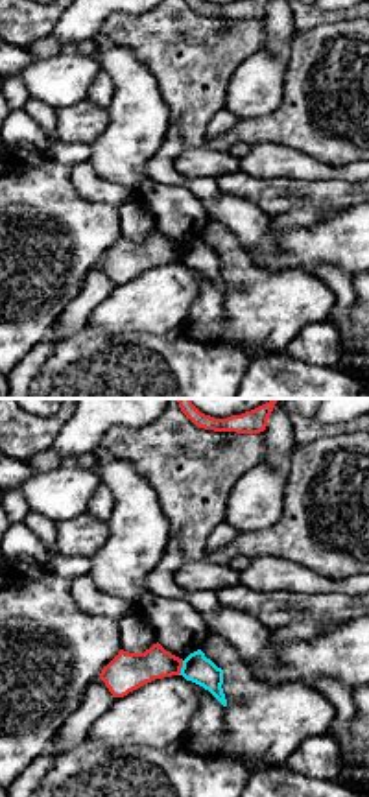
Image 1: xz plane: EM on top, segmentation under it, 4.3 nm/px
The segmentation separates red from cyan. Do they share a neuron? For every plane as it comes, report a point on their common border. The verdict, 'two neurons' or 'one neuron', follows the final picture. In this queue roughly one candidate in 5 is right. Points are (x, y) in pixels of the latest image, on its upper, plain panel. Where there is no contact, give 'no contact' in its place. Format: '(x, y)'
(181, 253)

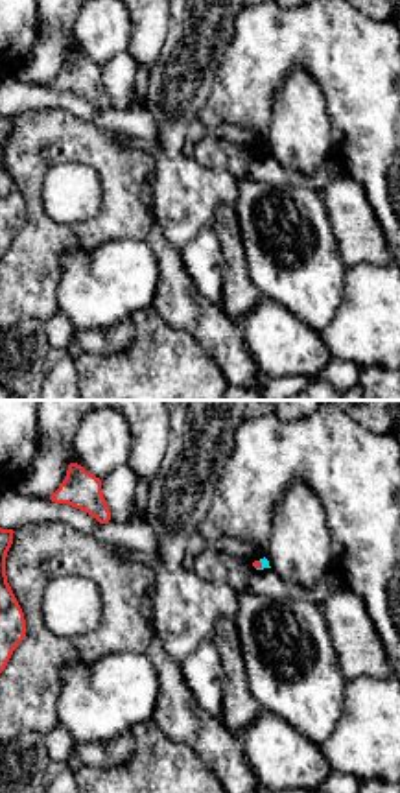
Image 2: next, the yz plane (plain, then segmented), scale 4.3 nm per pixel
(260, 152)

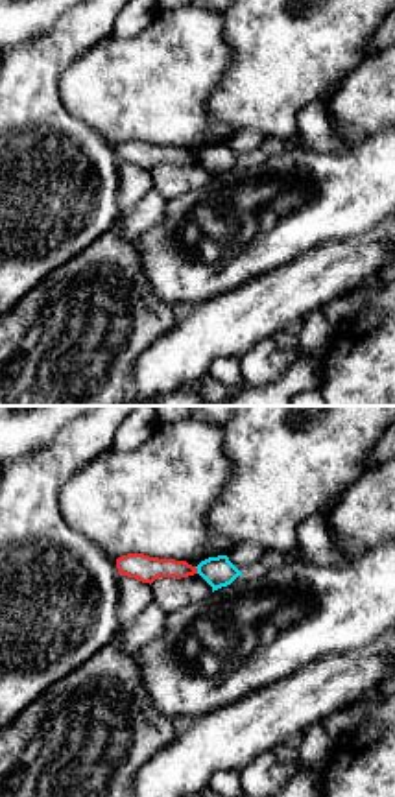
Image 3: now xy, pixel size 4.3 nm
(196, 157)

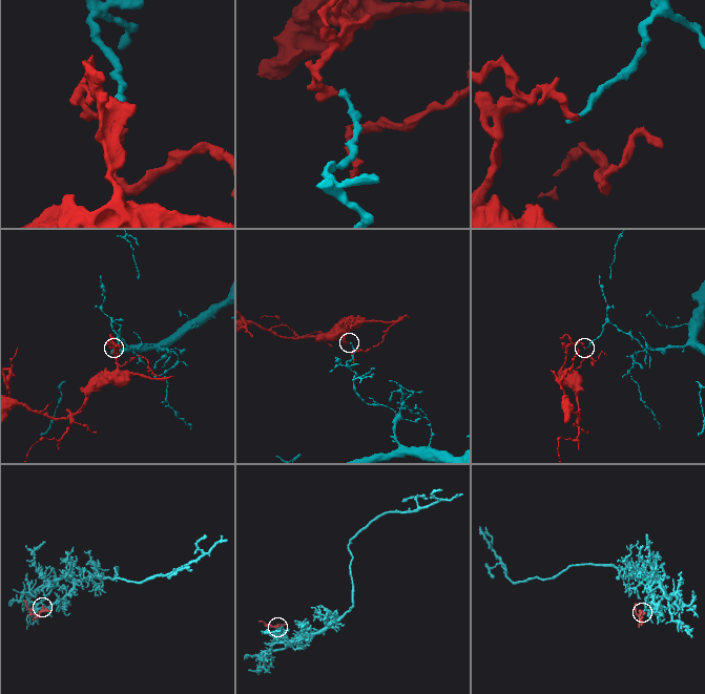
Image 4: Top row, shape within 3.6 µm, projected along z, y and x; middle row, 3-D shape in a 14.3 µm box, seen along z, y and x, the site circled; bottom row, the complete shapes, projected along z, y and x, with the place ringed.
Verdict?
two neurons

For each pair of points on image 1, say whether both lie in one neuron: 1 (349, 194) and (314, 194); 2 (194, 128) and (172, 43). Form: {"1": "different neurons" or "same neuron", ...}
{"1": "same neuron", "2": "same neuron"}

